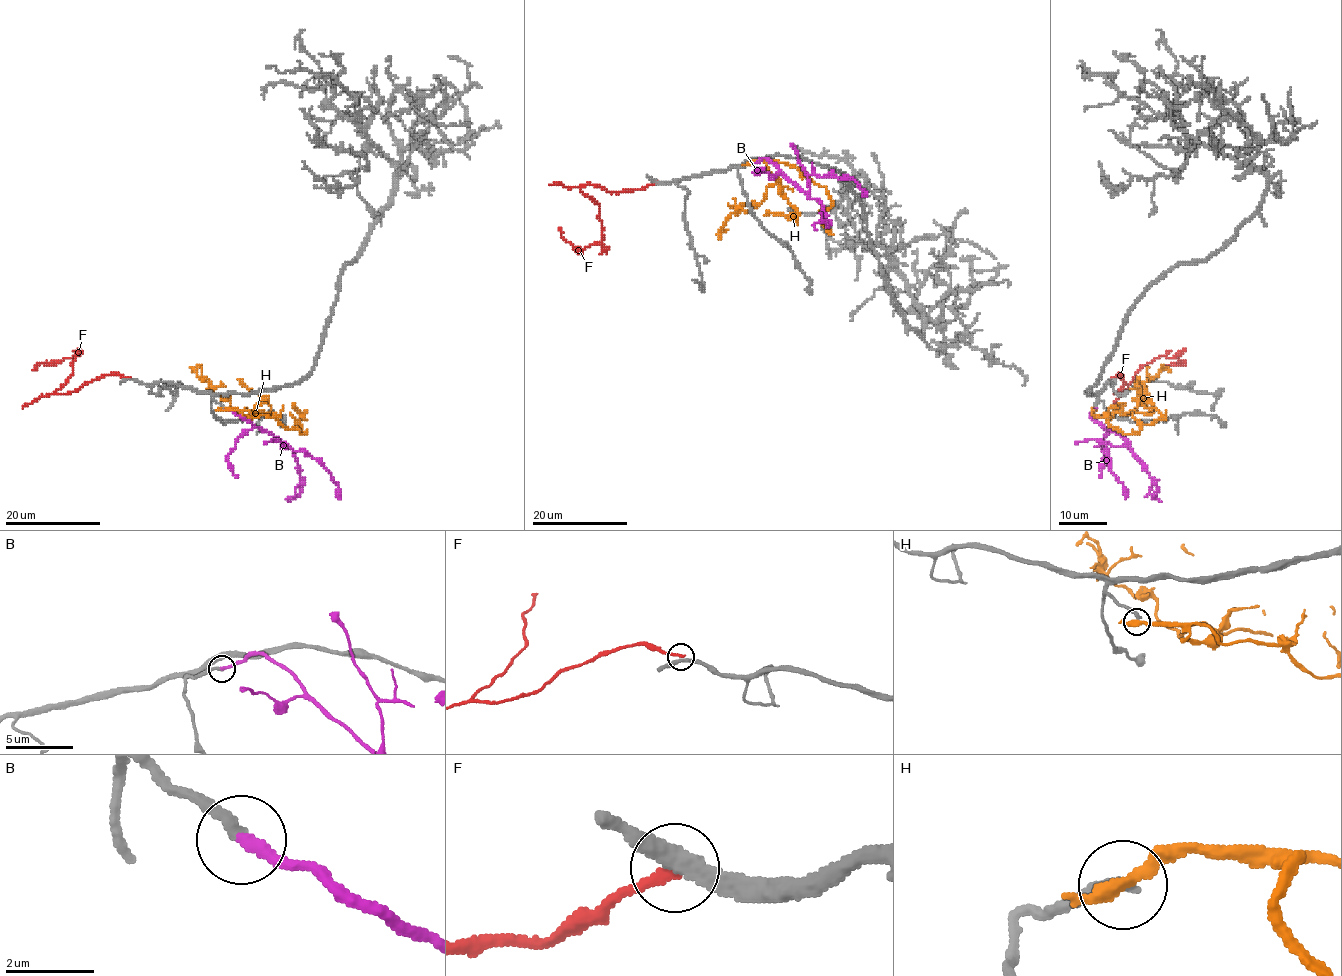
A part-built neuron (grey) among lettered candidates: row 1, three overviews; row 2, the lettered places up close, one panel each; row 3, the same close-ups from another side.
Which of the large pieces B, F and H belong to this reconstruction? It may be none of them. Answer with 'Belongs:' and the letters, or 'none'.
Belongs: B

